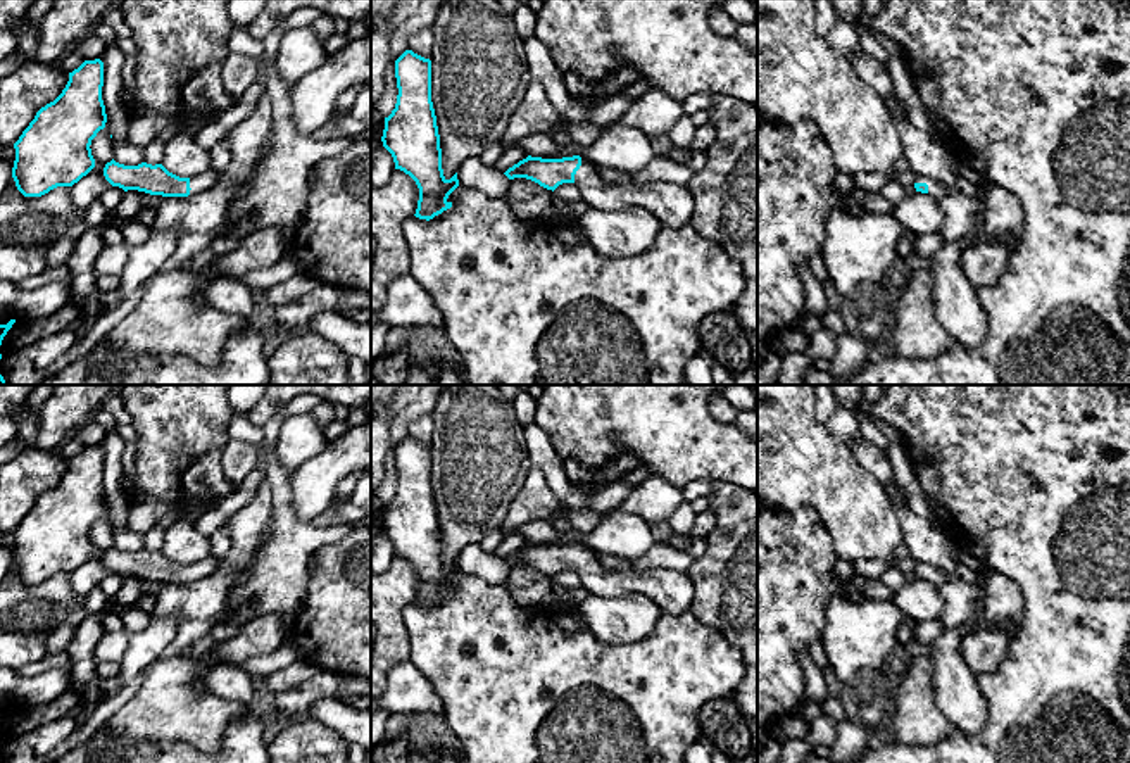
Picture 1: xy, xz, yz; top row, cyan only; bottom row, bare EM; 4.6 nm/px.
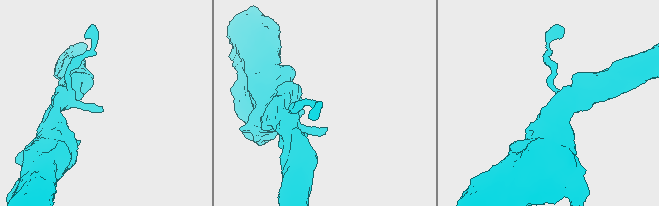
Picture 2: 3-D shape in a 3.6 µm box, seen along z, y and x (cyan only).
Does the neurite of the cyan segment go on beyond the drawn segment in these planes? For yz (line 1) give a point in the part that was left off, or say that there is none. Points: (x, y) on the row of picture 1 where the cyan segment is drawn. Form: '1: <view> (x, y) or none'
1: yz (935, 189)

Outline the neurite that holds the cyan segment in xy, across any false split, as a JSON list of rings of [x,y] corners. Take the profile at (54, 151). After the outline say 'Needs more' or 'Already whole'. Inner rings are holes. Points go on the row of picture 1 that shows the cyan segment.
[[[85,60],[69,73],[62,93],[41,107],[14,143],[12,178],[24,197],[41,197],[57,186],[72,186],[95,167],[91,140],[105,128],[107,114],[102,100],[104,62]]]. Already whole

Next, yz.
[[[918,176],[914,188],[916,192],[930,193],[932,197],[939,200],[949,193],[949,188],[942,181],[939,181],[937,178],[930,178],[930,176]]]. Needs more

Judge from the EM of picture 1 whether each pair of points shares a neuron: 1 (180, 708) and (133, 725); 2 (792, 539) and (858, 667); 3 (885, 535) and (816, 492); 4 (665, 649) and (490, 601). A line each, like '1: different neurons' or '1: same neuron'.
1: same neuron
2: different neurons
3: same neuron
4: same neuron

